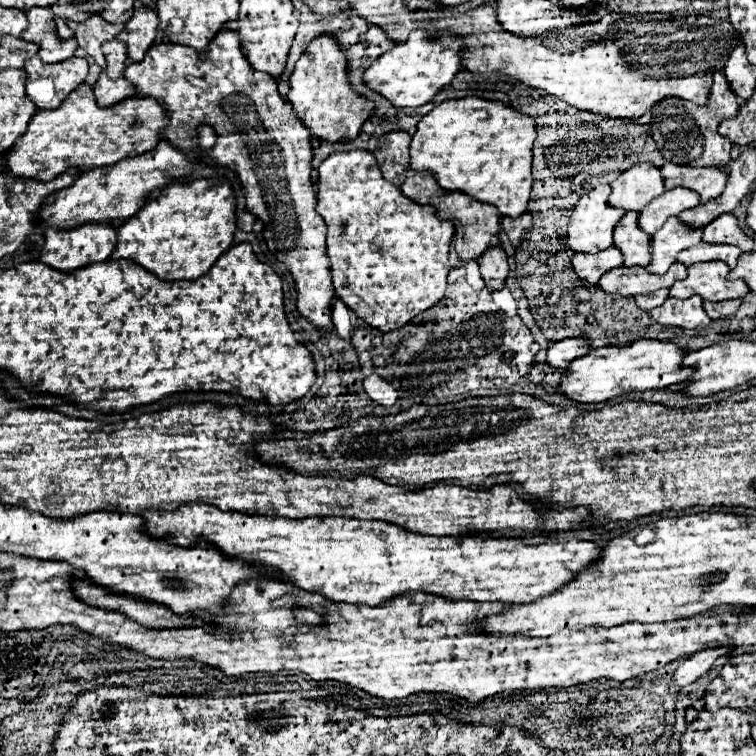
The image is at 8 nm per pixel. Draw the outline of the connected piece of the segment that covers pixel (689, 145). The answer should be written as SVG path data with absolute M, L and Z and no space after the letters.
M715 71L715 81L709 93L707 105L695 105L687 99L679 97L665 97L659 103L659 115L651 121L651 135L657 141L659 151L663 157L671 163L681 163L681 165L697 165L697 167L707 167L707 165L727 165L731 161L731 141L727 137L721 137L717 133L717 127L723 119L735 117L739 103L729 87L725 75L721 71Z

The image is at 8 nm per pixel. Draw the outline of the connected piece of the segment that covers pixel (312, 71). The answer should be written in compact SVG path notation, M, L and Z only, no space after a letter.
M317 35L305 49L305 53L295 63L295 69L289 77L291 91L287 95L293 105L297 117L305 123L311 135L325 141L339 139L355 139L361 131L361 125L371 117L375 103L363 95L359 95L349 81L349 63L345 57L345 49L337 43L333 35Z

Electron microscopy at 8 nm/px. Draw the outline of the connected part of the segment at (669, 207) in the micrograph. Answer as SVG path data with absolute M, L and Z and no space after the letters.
M675 187L665 191L661 197L653 199L639 215L639 225L645 233L653 235L655 231L661 229L661 225L673 217L679 215L681 211L699 205L699 197L697 193L693 193L691 189L685 187Z

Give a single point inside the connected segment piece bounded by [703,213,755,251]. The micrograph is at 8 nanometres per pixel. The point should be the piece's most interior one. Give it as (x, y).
(725, 229)

